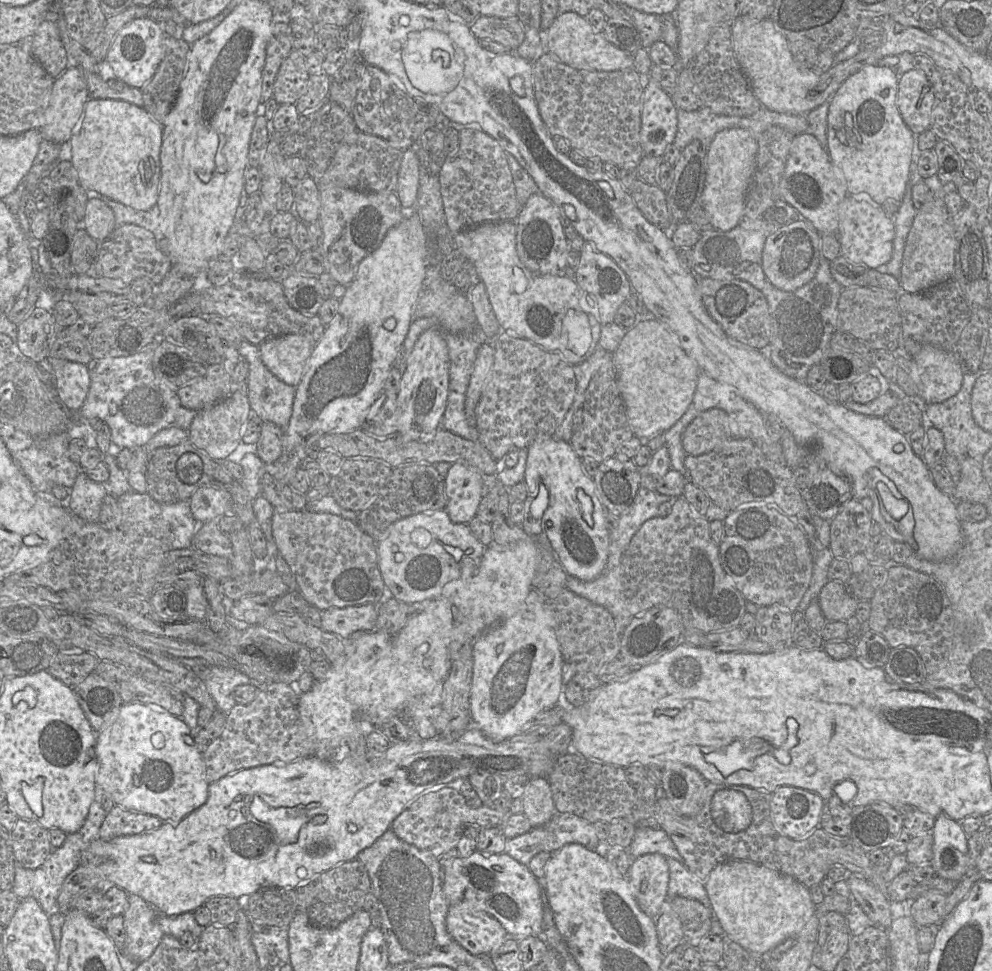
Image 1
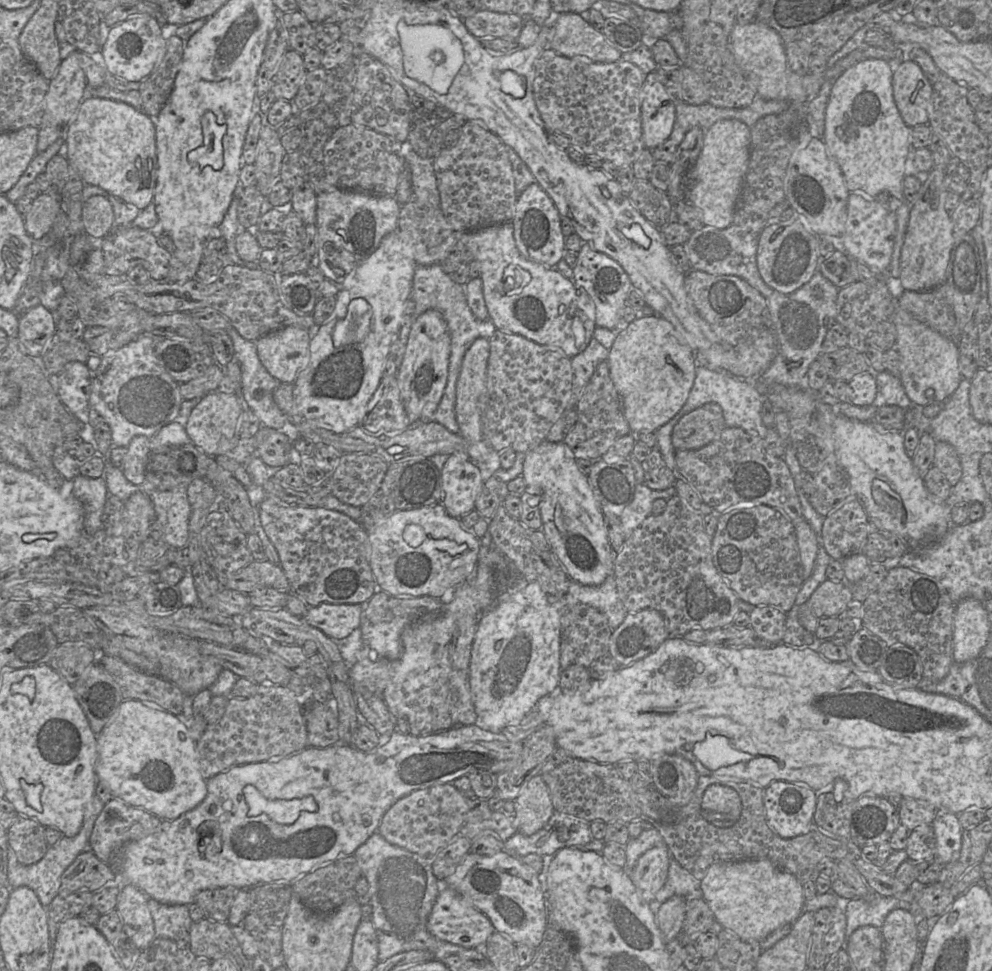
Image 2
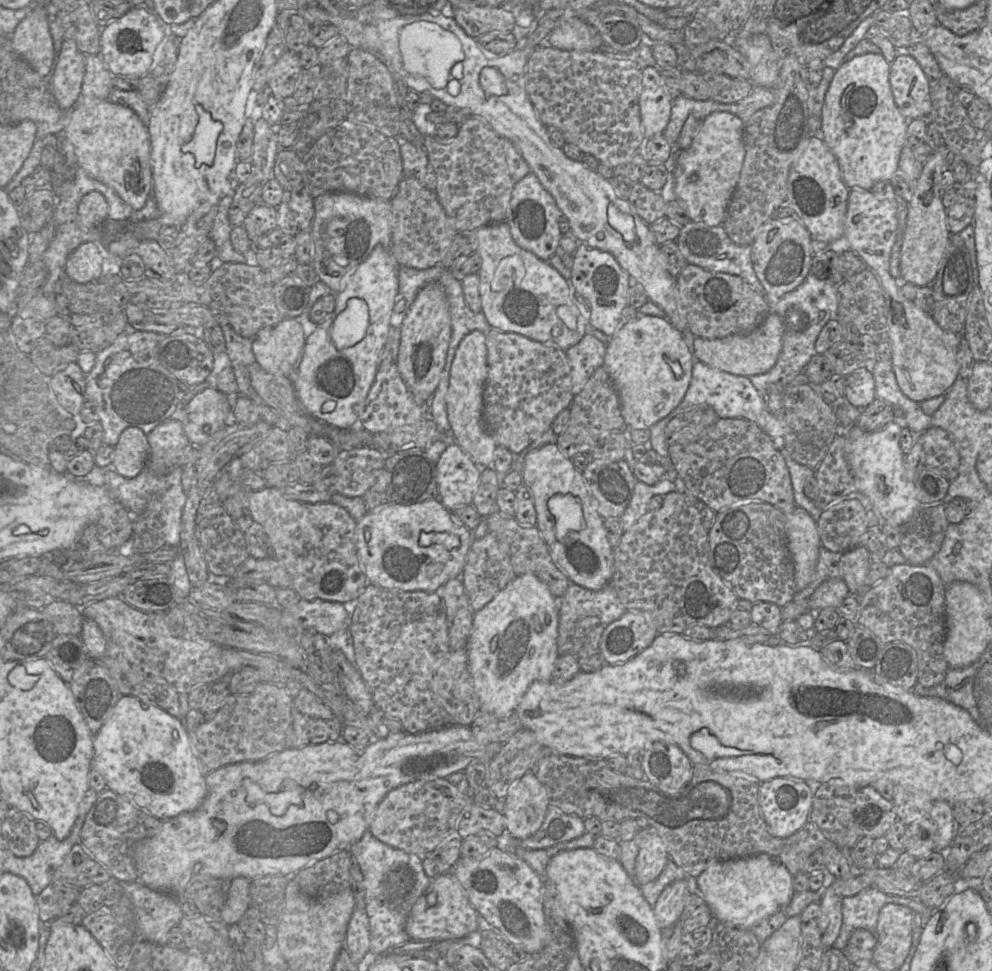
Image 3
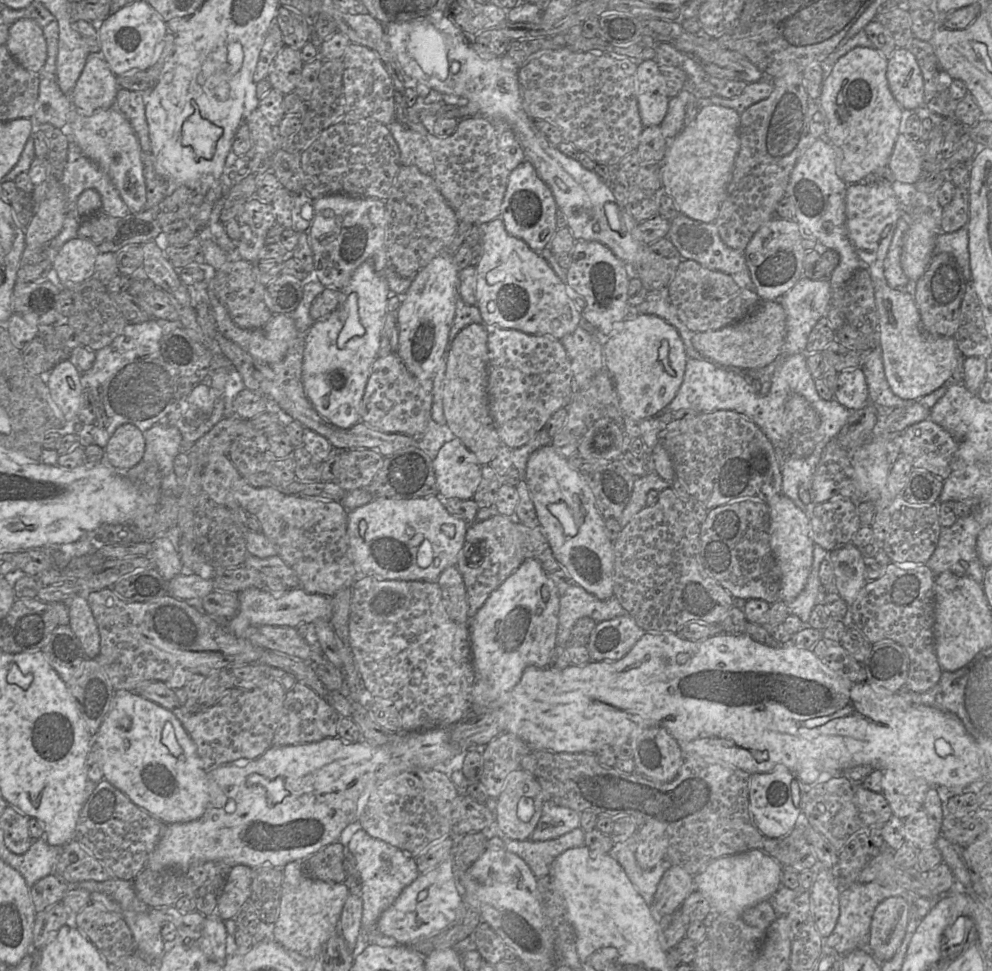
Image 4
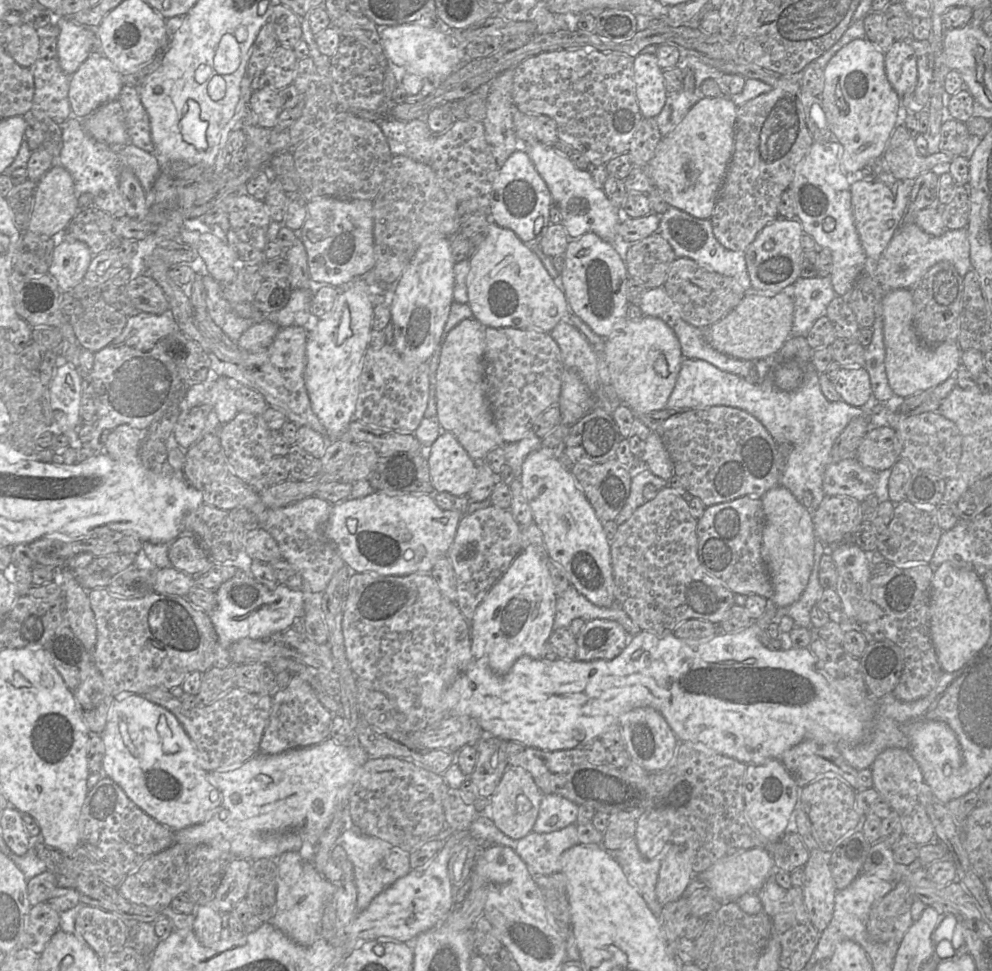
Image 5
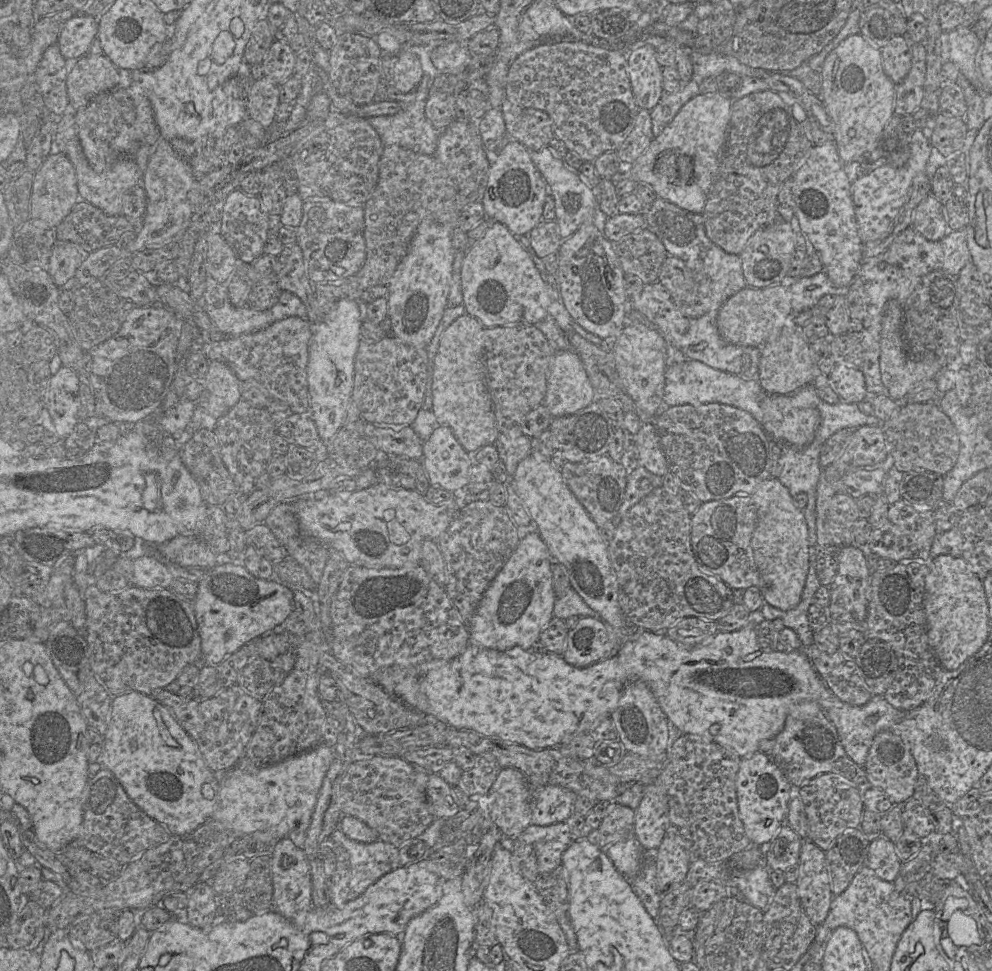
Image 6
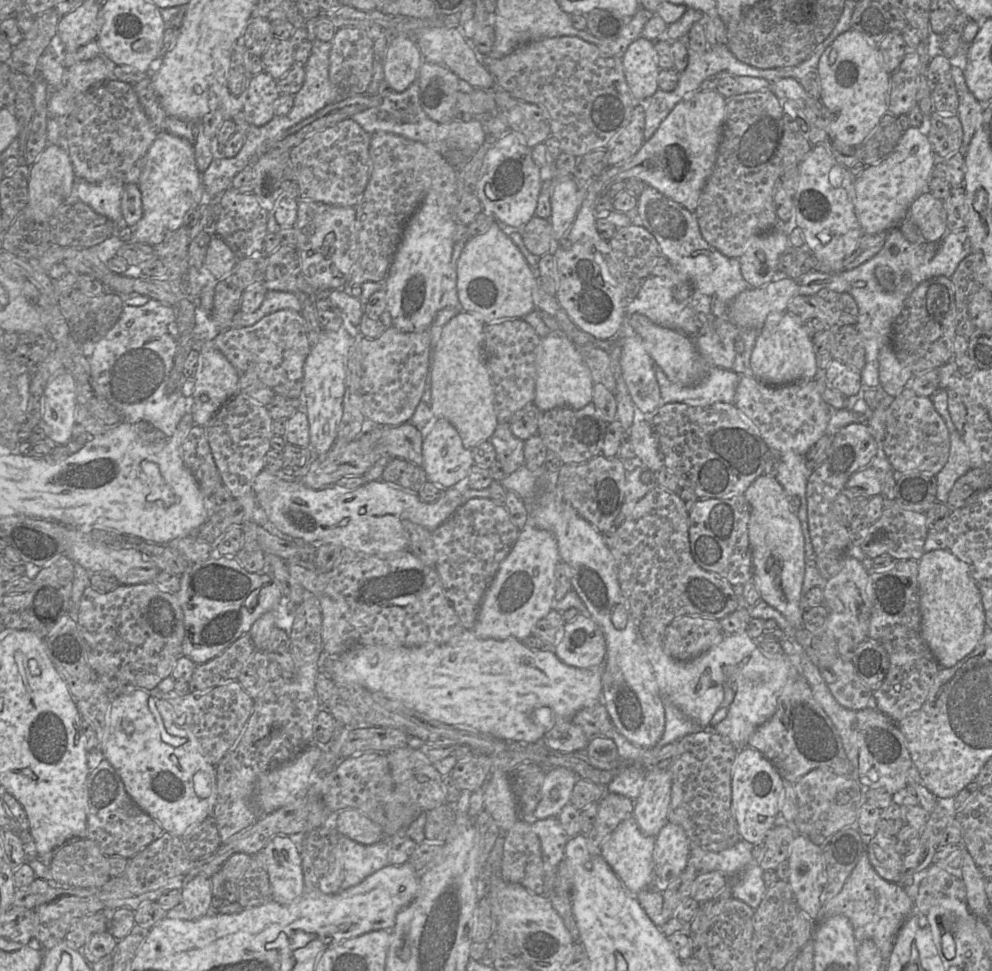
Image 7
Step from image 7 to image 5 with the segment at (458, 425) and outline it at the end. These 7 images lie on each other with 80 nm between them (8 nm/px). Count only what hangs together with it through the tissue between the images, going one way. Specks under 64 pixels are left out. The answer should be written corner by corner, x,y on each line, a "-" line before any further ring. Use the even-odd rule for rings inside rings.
475,318
464,319
448,333
437,368
437,421
452,433
477,463
504,443
490,410
484,368
485,327

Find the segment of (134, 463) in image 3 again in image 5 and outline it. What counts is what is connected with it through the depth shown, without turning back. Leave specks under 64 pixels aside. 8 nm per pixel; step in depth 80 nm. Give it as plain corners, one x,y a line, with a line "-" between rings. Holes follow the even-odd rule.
128,424
119,425
106,436
104,452
115,460
131,462
139,458
140,446
145,432

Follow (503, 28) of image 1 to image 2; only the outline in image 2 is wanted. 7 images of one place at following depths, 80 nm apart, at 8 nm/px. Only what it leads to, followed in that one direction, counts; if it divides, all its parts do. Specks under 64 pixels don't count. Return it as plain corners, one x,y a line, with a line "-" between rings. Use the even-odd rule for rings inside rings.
480,9
463,19
467,30
476,38
497,37
517,40
524,25
524,18
511,13
498,13

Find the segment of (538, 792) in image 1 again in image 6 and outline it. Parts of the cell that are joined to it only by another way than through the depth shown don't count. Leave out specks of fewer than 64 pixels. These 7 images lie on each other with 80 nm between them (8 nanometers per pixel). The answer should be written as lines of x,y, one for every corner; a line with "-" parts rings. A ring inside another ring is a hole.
501,768
486,794
492,823
502,836
517,839
531,824
532,789
514,768

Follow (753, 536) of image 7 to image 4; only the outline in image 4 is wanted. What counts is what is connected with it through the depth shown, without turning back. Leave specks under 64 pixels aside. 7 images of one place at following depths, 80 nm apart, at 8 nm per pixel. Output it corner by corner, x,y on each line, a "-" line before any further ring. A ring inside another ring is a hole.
784,494
767,501
770,508
770,548
781,581
780,601
790,603
804,590
811,573
814,553
811,522
807,514

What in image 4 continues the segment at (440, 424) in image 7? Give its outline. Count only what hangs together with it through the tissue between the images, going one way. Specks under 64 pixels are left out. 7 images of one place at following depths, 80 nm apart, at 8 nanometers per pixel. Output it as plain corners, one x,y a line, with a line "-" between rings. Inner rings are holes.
456,437
445,442
432,460
442,499
472,499
481,481
481,465

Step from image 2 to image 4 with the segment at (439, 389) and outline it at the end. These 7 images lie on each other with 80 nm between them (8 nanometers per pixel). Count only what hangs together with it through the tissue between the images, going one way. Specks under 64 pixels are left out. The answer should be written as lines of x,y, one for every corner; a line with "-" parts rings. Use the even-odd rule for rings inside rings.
443,252
416,273
410,287
401,297
401,304
395,313
399,330
397,355
419,379
434,379
455,316
457,294
458,270
453,254

